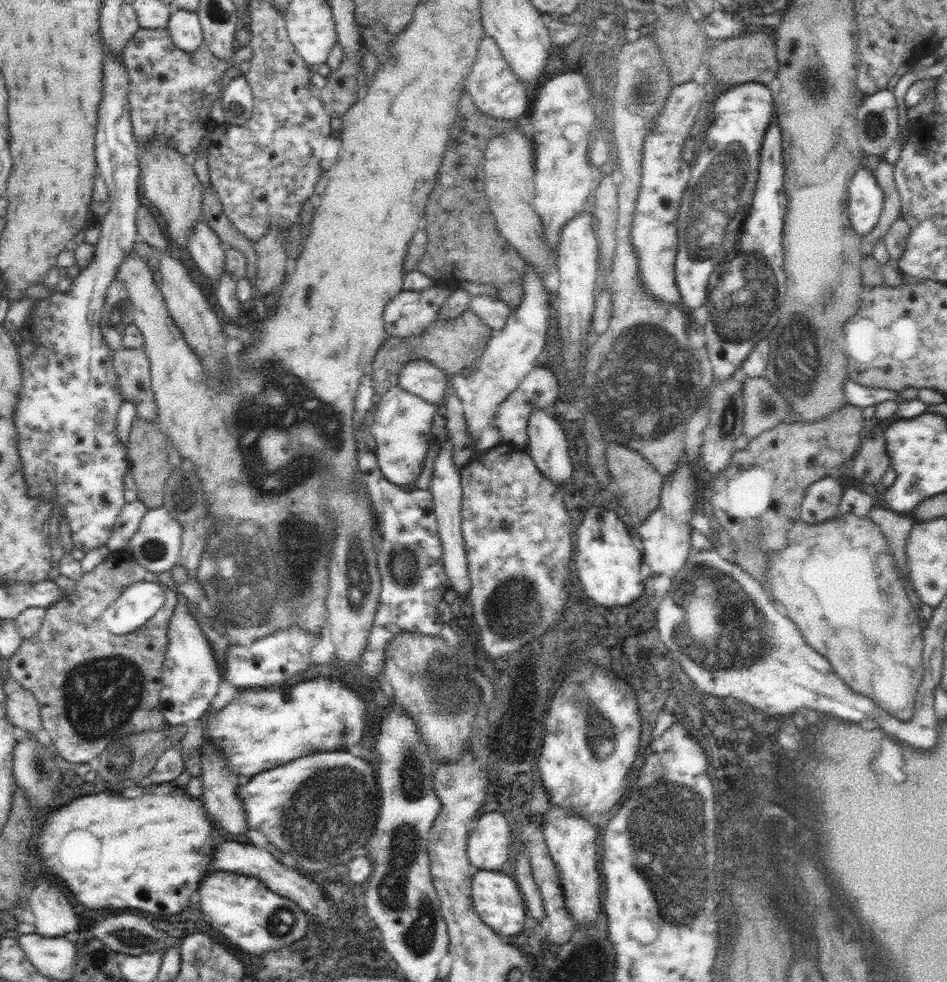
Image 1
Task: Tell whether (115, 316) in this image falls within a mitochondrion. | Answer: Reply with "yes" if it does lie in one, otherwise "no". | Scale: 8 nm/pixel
yes

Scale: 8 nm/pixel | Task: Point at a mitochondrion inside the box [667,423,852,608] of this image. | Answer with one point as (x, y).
(760, 534)

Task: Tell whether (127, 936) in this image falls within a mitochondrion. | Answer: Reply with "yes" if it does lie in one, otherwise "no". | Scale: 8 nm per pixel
yes

